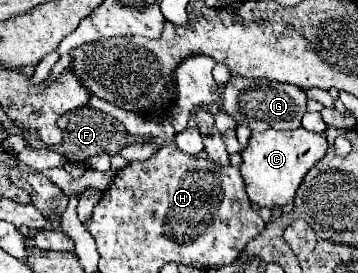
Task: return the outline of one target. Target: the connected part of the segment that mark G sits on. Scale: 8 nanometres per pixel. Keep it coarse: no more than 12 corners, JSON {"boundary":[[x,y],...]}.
{"boundary":[[232,76],[222,110],[252,132],[296,130],[302,88]]}

